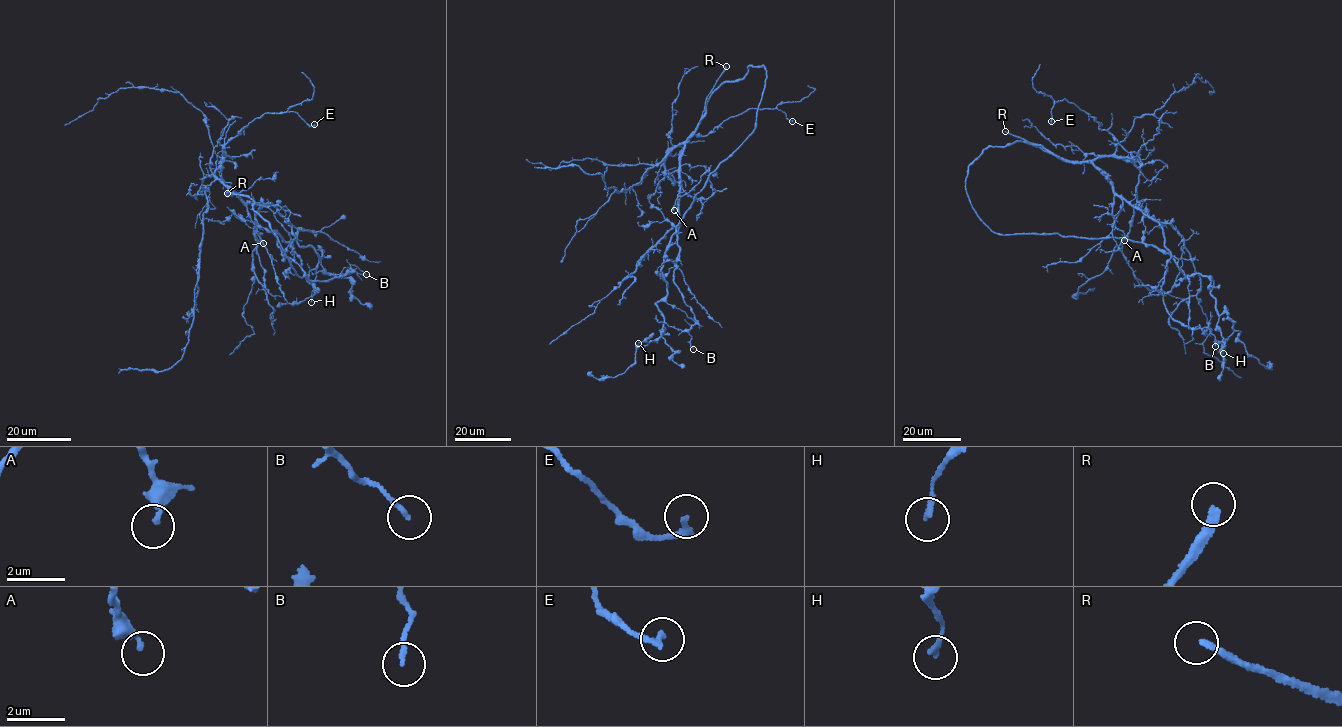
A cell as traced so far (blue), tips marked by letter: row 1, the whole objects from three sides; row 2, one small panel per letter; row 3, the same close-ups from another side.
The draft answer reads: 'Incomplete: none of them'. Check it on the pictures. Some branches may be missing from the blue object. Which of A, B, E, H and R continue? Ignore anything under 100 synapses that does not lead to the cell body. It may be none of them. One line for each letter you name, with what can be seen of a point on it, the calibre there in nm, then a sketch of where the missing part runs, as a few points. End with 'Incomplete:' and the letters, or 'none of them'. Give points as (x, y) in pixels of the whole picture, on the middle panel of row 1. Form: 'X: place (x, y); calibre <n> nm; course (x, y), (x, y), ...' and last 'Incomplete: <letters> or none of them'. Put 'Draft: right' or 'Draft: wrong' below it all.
R: place (726, 66); calibre 240 nm
Incomplete: R
Draft: wrong

